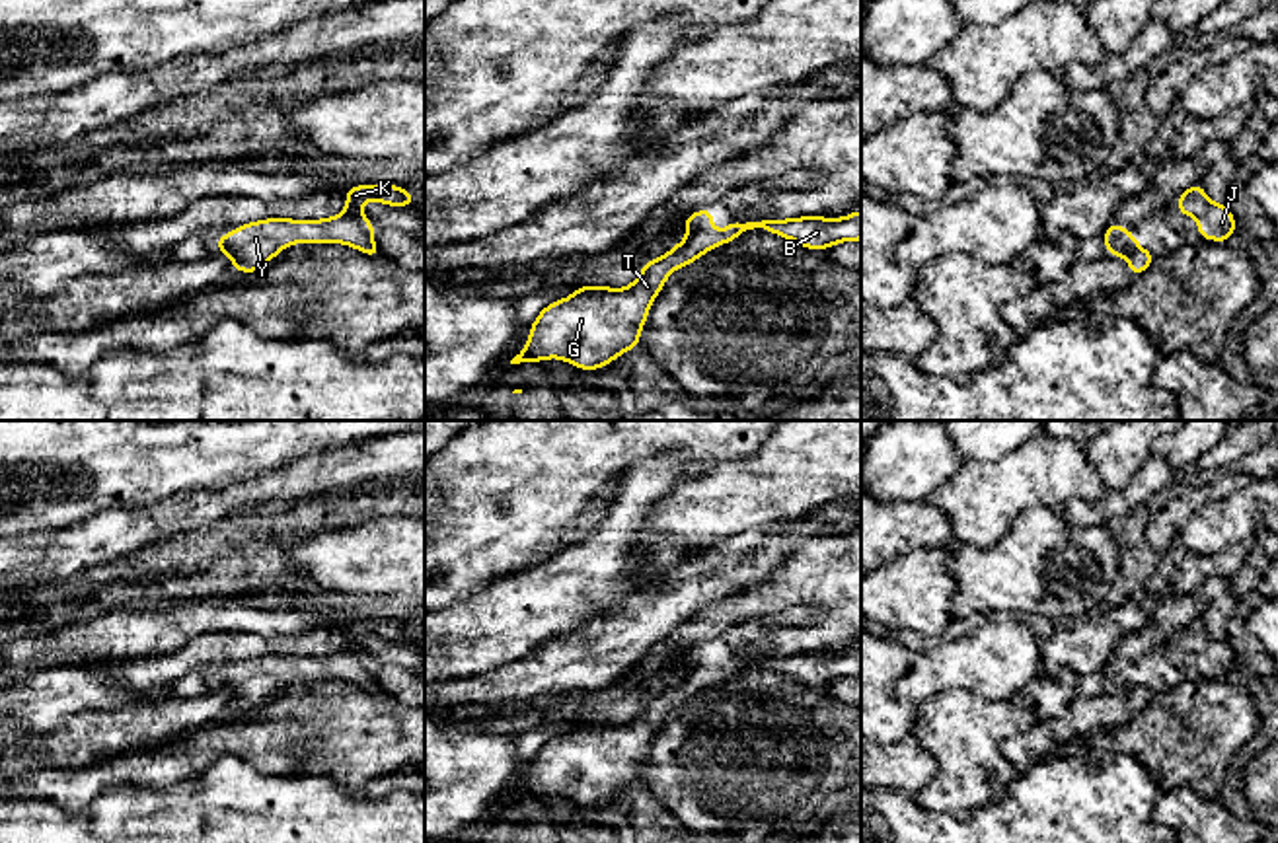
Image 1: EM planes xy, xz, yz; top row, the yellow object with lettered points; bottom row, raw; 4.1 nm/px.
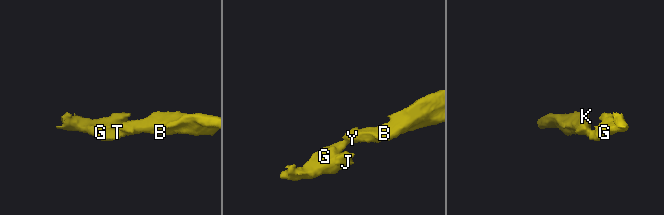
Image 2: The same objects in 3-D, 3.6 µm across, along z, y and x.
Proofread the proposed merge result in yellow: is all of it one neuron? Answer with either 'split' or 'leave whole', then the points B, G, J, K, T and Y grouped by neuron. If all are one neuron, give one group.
leave whole; groups B G J K T Y

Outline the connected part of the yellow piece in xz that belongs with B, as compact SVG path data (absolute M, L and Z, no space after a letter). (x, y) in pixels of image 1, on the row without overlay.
M711 644L692 648L684 656L688 672L666 691L643 699L641 711L625 724L579 722L575 730L545 742L530 761L526 783L510 796L540 798L561 794L579 806L598 806L639 783L649 742L664 716L709 685L725 681L746 666L768 666L807 685L830 685L840 678L861 676L861 646L844 654L801 652L787 656L762 654L725 666L713 664Z

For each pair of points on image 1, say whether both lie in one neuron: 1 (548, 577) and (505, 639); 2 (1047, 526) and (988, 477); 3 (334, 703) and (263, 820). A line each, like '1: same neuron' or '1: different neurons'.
1: same neuron
2: different neurons
3: different neurons

